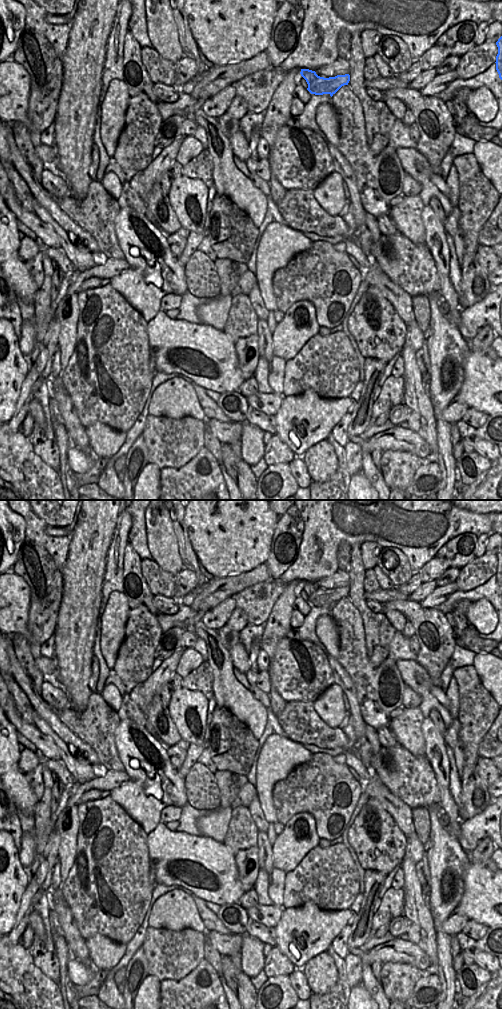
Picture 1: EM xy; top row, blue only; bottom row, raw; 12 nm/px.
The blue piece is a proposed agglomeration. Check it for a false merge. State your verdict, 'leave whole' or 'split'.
split

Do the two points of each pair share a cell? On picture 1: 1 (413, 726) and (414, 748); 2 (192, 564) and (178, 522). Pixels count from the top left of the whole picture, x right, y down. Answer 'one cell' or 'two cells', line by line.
1: one cell
2: one cell

